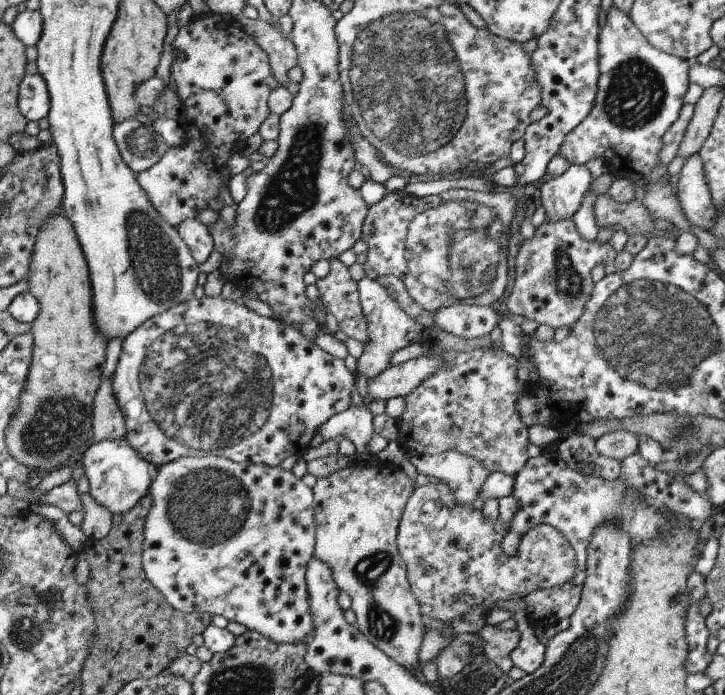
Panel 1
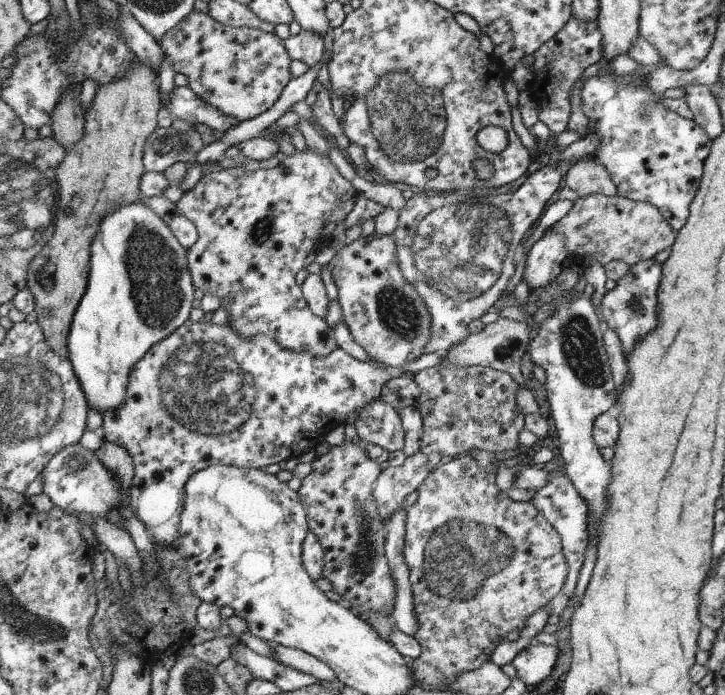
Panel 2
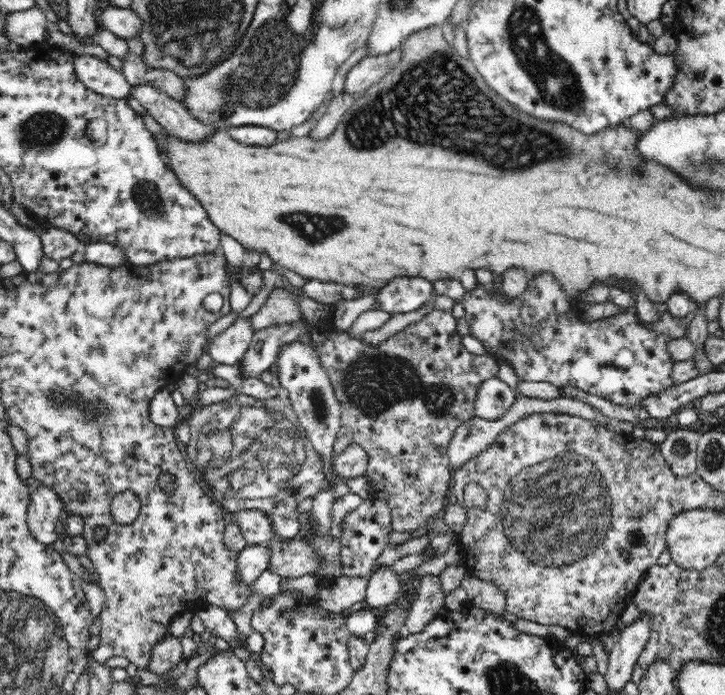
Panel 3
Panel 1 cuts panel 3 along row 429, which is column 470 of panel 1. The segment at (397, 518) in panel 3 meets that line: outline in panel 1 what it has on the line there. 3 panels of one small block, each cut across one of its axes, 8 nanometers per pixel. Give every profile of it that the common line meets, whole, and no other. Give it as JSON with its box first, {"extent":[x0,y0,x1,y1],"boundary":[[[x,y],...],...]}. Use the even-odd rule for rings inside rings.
{"extent":[398,343,529,475],"boundary":[[[436,343],[429,347],[429,351],[440,354],[444,366],[426,378],[416,390],[407,394],[406,410],[398,418],[398,440],[400,446],[417,456],[436,456],[448,451],[458,451],[466,456],[476,458],[490,473],[502,471],[516,475],[520,472],[528,457],[529,427],[522,422],[518,414],[518,400],[524,392],[523,384],[516,378],[516,360],[500,348],[476,348],[473,352],[459,352],[454,349],[443,350]]]}

